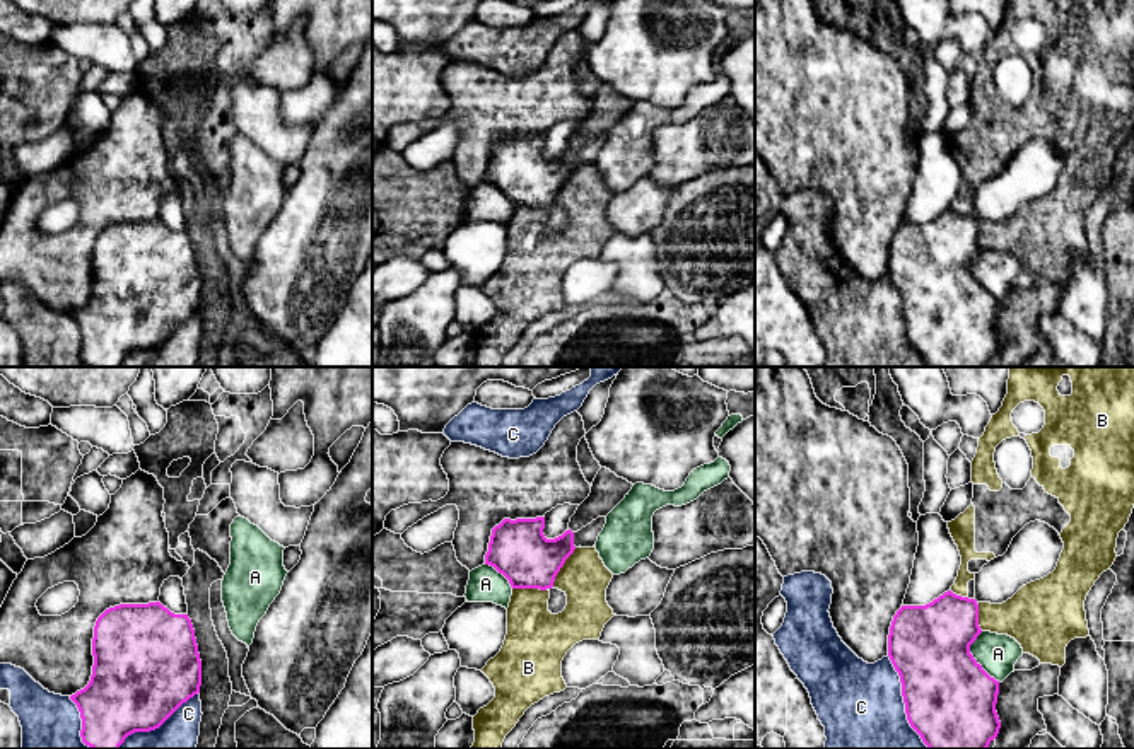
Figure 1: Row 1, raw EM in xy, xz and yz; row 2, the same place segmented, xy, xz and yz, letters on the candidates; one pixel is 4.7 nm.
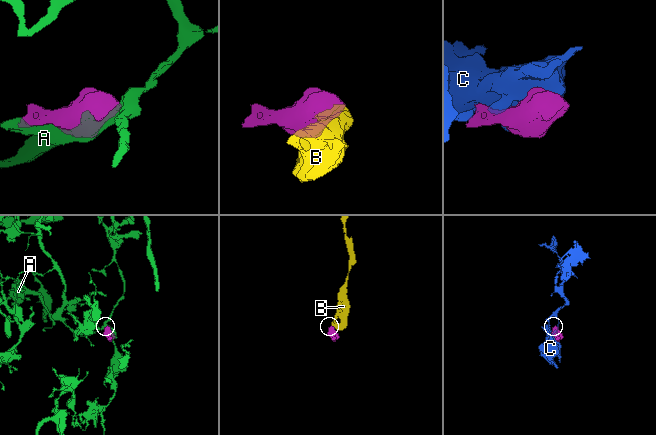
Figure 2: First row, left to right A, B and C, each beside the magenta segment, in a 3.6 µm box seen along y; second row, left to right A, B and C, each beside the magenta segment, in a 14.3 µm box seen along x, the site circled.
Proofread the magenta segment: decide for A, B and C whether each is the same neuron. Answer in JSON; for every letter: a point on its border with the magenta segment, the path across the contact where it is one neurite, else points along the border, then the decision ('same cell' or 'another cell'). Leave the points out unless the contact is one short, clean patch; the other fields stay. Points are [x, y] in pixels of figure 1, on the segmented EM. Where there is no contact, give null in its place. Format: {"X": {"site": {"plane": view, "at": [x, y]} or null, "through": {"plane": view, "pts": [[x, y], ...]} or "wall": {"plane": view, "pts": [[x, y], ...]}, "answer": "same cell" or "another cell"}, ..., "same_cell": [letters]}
{"A": {"site": {"plane": "yz", "at": [974, 659]}, "answer": "another cell"}, "B": {"site": {"plane": "xz", "at": [562, 565]}, "wall": {"plane": "xz", "pts": [[576, 548], [552, 586]]}, "answer": "another cell"}, "C": {"site": {"plane": "yz", "at": [904, 702]}, "answer": "another cell"}, "same_cell": []}

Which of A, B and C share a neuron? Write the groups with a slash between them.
A / B / C

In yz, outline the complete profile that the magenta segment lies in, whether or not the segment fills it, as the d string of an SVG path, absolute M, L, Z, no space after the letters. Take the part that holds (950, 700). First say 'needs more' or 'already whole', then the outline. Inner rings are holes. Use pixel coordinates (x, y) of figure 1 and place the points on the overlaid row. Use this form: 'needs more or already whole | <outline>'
already whole | M951 590L926 606L902 606L893 616L888 657L900 676L907 720L929 749L987 749L999 734L999 681L970 653L980 633L977 601Z

